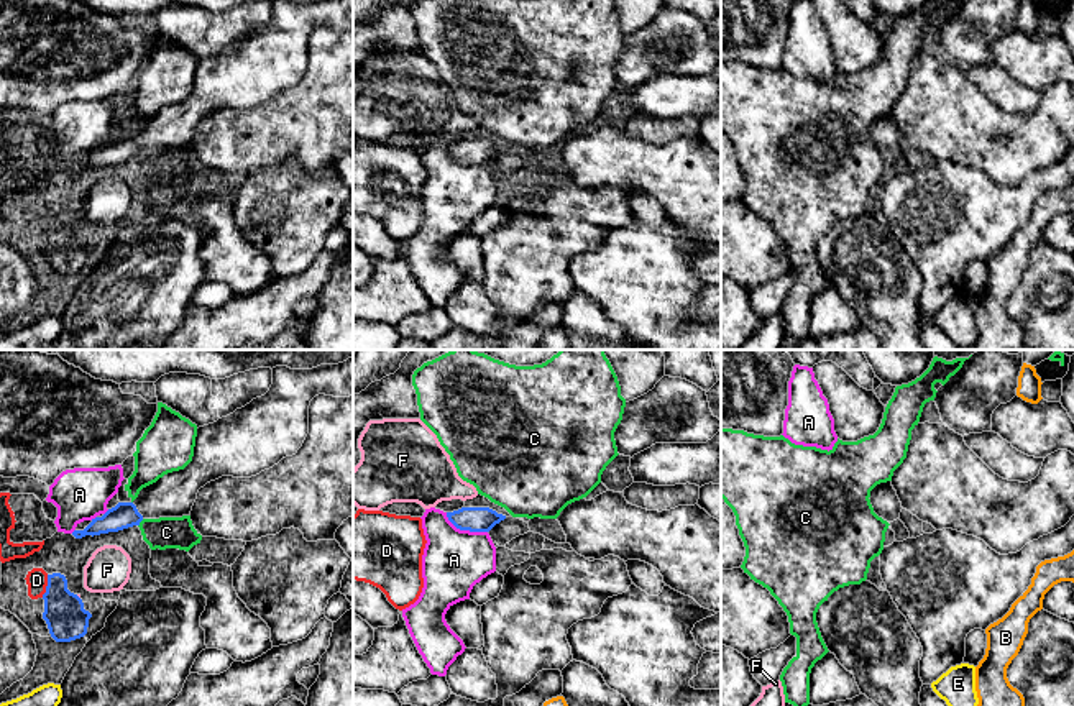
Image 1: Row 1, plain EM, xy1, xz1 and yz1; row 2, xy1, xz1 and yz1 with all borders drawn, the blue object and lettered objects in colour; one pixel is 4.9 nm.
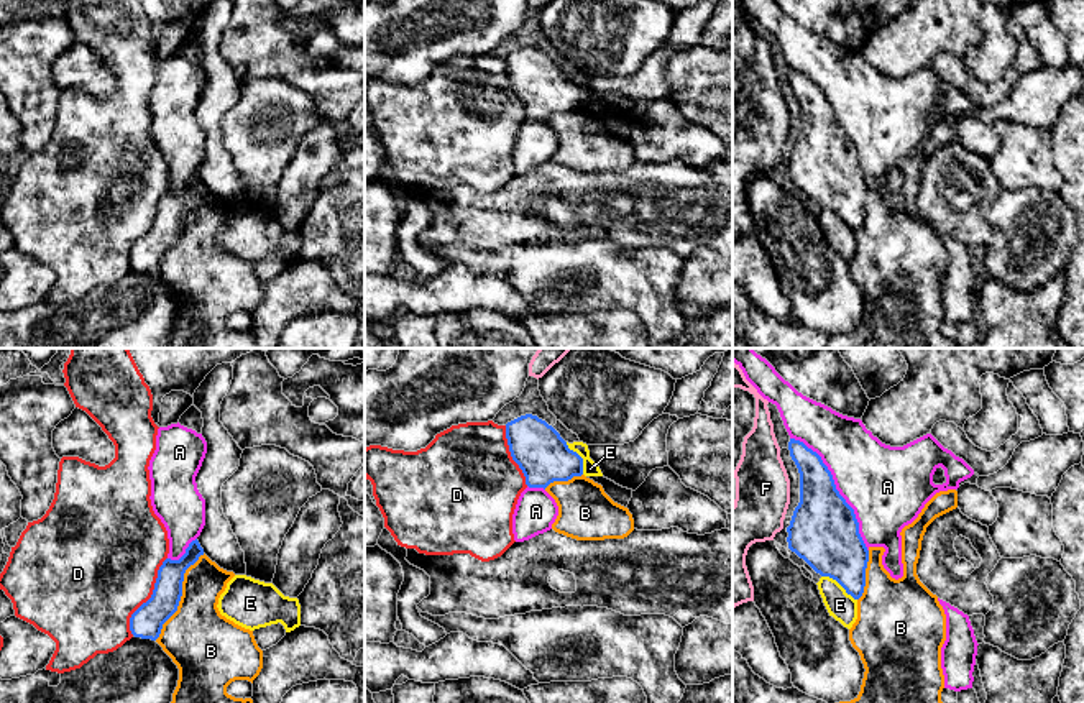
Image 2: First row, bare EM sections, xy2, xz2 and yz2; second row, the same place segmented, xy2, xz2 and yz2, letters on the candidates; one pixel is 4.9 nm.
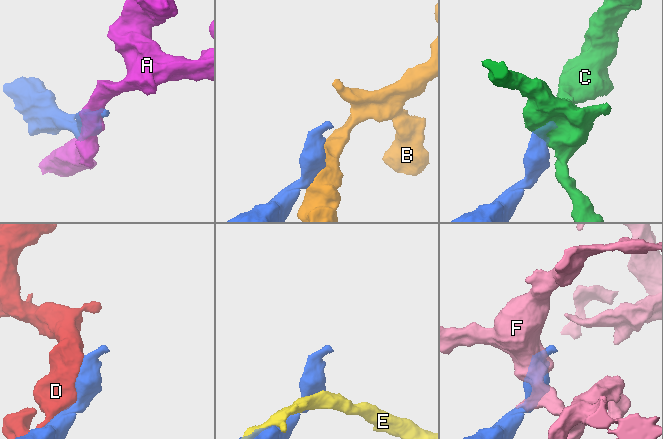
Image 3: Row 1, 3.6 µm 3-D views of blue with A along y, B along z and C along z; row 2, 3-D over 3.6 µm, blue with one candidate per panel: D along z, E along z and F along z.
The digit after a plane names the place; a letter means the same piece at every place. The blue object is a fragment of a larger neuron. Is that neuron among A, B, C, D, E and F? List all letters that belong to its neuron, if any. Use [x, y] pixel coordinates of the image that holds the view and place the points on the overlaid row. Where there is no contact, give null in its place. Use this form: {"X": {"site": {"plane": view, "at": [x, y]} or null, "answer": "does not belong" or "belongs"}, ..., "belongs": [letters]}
{"A": {"site": {"plane": "yz2", "at": [836, 490]}, "answer": "does not belong"}, "B": {"site": {"plane": "xy2", "at": [181, 595]}, "answer": "does not belong"}, "C": {"site": {"plane": "xy1", "at": [140, 521]}, "answer": "does not belong"}, "D": {"site": {"plane": "xy2", "at": [151, 597]}, "answer": "does not belong"}, "E": {"site": {"plane": "yz2", "at": [840, 583]}, "answer": "does not belong"}, "F": {"site": {"plane": "xy1", "at": [78, 596]}, "answer": "does not belong"}, "belongs": []}

